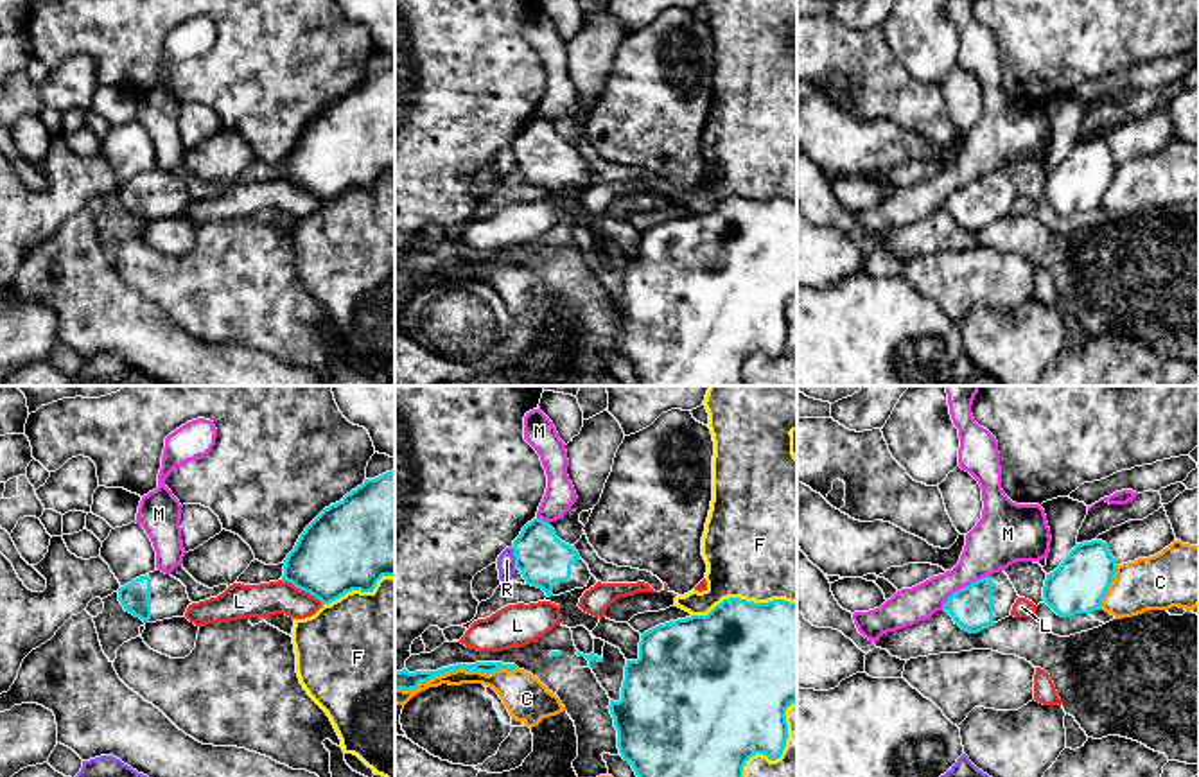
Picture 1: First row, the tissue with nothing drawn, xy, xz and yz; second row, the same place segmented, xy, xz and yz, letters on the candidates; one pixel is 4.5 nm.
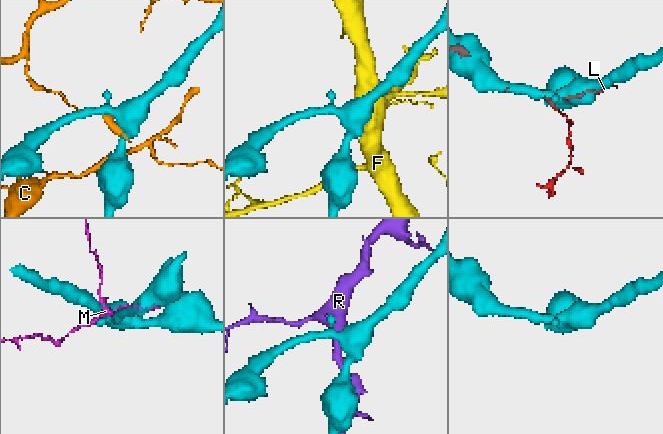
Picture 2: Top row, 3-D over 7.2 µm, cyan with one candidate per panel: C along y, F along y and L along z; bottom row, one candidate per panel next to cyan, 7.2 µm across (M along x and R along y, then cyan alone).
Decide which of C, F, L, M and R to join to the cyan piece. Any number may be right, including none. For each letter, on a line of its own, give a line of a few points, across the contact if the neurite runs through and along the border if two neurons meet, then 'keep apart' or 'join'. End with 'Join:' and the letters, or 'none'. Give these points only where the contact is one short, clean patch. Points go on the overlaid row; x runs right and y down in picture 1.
C: keep apart
F: keep apart
L: keep apart
M: keep apart
R: keep apart
Join: none

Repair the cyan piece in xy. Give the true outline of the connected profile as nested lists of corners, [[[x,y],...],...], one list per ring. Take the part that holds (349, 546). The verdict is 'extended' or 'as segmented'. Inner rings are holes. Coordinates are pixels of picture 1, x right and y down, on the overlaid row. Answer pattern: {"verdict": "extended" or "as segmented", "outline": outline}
{"verdict": "as segmented", "outline": [[[395,470],[346,493],[325,508],[300,535],[294,549],[284,560],[282,581],[309,592],[328,605],[346,592],[373,592],[382,576],[395,578]]]}

